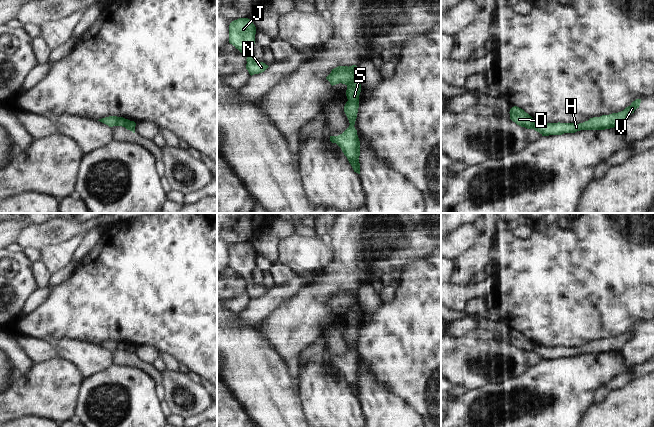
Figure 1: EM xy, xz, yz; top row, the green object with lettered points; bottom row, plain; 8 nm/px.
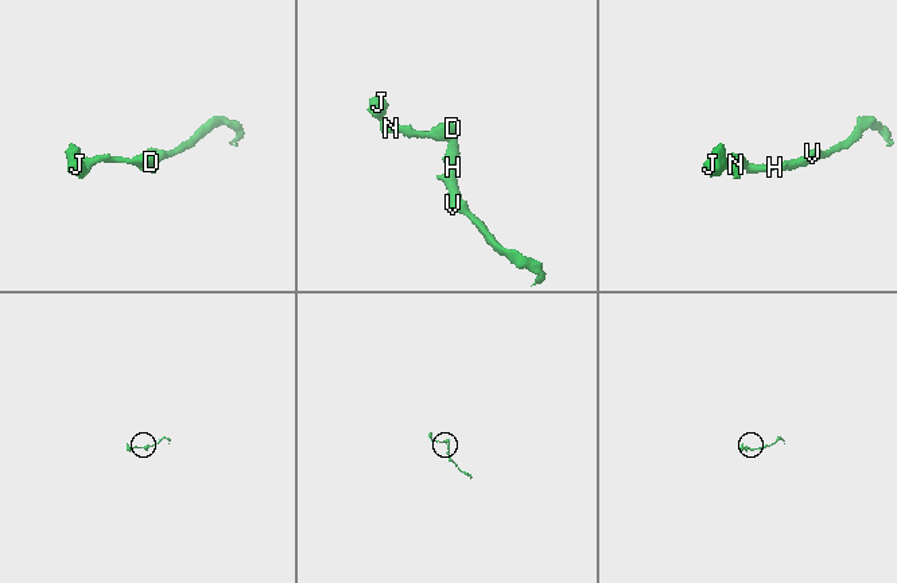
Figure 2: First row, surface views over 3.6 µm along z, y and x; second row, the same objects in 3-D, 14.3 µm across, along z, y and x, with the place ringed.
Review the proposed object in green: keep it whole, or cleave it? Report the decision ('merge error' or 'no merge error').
merge error

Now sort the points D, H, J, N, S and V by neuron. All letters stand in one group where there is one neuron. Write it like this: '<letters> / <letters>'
D J N / H S V

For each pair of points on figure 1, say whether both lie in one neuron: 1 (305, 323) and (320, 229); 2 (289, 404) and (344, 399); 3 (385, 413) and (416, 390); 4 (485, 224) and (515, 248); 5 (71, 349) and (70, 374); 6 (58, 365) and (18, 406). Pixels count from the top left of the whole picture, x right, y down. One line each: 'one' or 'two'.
1: two
2: two
3: two
4: two
5: two
6: one

